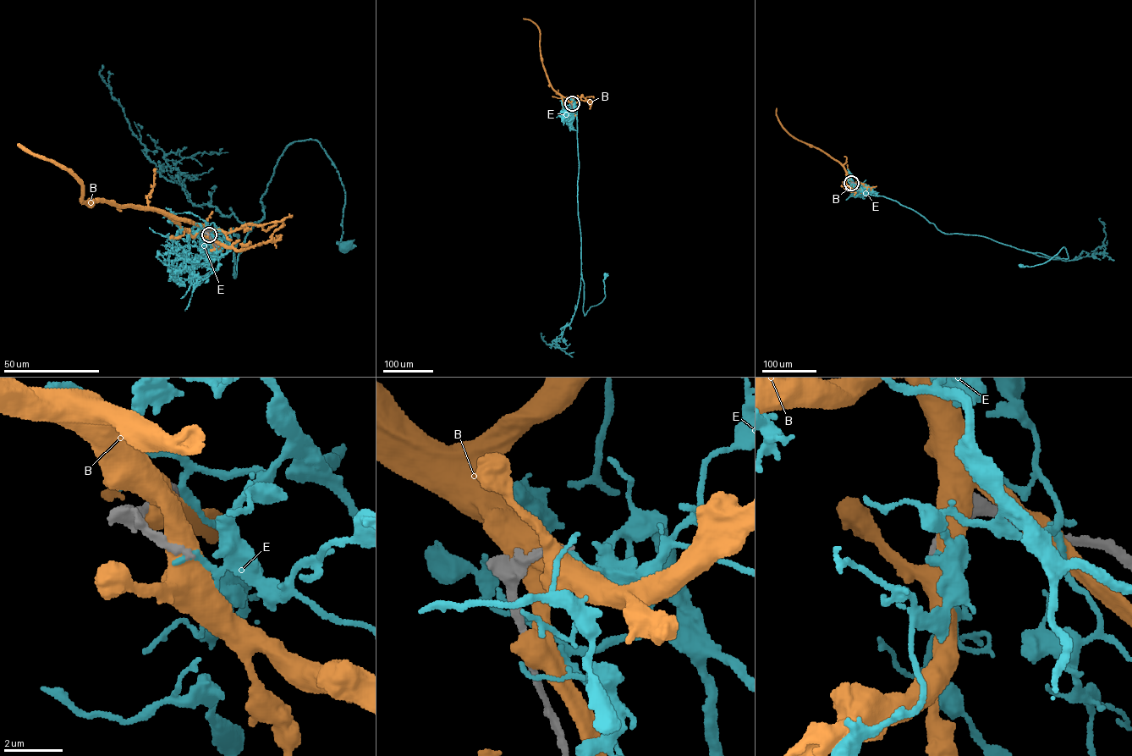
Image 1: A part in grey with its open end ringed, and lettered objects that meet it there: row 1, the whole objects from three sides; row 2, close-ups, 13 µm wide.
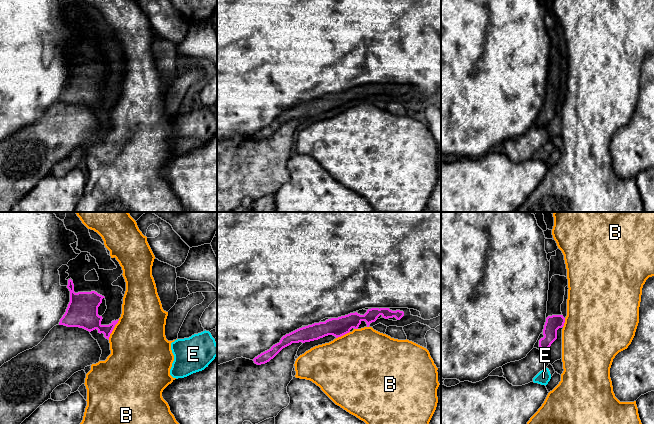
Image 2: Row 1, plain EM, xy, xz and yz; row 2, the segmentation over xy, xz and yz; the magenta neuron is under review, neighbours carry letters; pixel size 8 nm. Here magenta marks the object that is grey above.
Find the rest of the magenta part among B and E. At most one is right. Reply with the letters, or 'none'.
none

